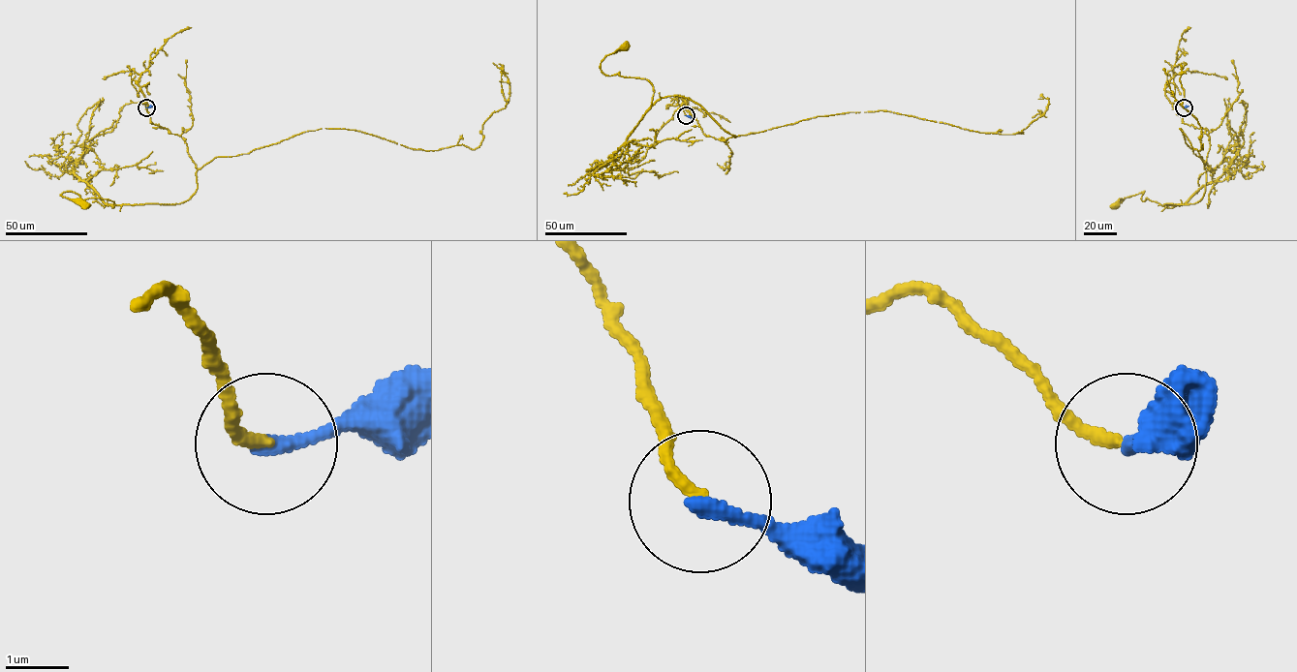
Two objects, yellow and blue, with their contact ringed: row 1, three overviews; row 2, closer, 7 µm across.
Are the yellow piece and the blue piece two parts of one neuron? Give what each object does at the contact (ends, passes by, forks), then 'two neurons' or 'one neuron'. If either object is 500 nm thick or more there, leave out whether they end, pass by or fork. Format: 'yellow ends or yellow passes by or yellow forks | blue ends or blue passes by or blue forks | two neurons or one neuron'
yellow ends | blue ends | one neuron

